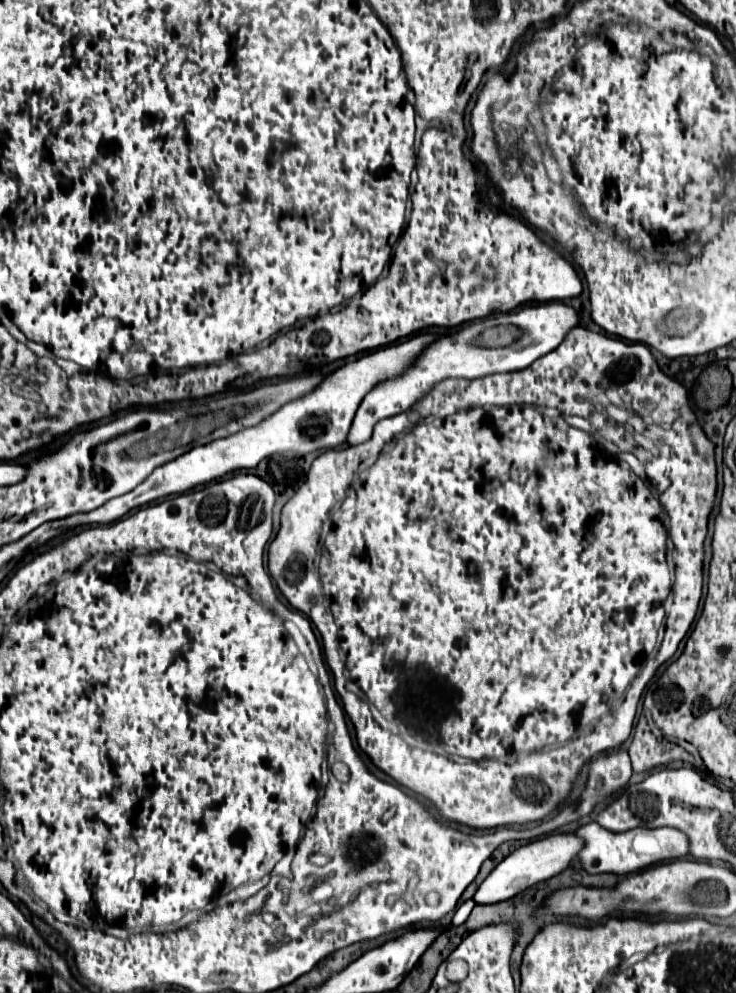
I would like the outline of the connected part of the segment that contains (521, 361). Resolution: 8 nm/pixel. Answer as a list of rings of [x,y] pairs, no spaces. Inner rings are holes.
[[[553,301],[553,303],[539,303],[539,305],[527,305],[519,311],[511,311],[511,313],[497,313],[479,321],[469,323],[465,329],[445,335],[439,341],[435,341],[433,345],[429,345],[421,357],[417,359],[417,363],[403,373],[397,379],[385,381],[383,385],[377,385],[359,405],[357,415],[353,419],[351,431],[347,435],[347,443],[349,445],[359,445],[371,439],[371,431],[375,427],[377,421],[403,413],[407,411],[417,399],[421,399],[435,383],[447,379],[447,377],[463,377],[463,379],[477,379],[477,377],[485,377],[491,373],[507,373],[507,371],[519,371],[529,367],[535,359],[547,355],[549,351],[557,349],[561,345],[561,341],[567,337],[567,333],[579,325],[579,315],[573,307]],[[501,323],[513,323],[517,327],[523,329],[523,337],[519,341],[515,341],[509,347],[503,349],[487,349],[487,347],[477,347],[473,345],[473,341],[489,327],[501,325]]]

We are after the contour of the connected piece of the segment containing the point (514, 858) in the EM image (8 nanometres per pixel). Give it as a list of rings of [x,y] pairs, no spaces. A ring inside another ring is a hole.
[[[555,833],[555,835],[547,835],[543,839],[537,839],[533,843],[527,843],[523,847],[515,849],[509,857],[505,857],[489,873],[489,877],[481,883],[481,887],[477,889],[473,899],[475,899],[475,903],[483,903],[483,905],[507,901],[507,899],[515,897],[517,893],[529,889],[531,885],[559,875],[579,855],[579,849],[583,849],[583,839],[575,837],[575,833]]]

